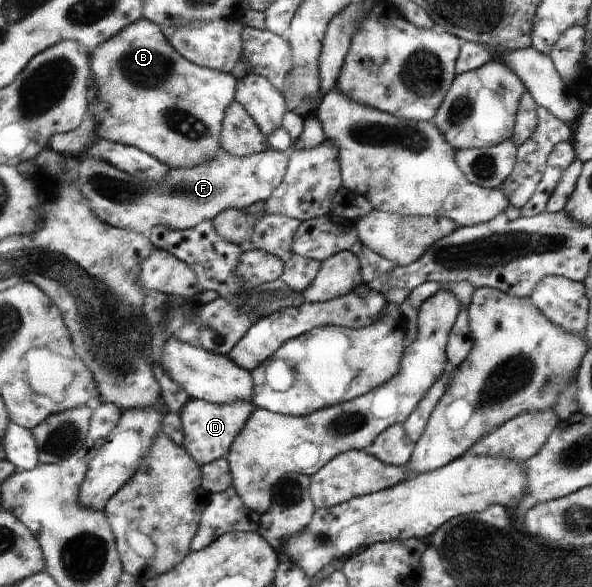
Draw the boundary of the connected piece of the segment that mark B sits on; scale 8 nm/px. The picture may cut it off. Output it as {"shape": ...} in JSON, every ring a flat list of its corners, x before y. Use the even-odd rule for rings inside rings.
{"shape":[[140,18,123,32,104,42,91,53,96,97,91,101,97,135,115,144,134,146,154,156,170,169,191,170,215,159,221,149,222,123,226,111,235,101,238,81,230,73,193,64,181,55,162,35,161,27]]}

